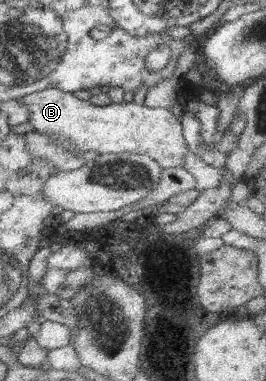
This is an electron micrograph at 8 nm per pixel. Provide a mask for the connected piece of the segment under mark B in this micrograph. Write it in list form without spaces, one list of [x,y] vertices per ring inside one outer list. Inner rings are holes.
[[[47,88],[30,93],[20,99],[29,110],[29,125],[35,132],[48,135],[54,133],[62,139],[66,150],[97,151],[97,153],[140,153],[159,163],[162,169],[181,167],[189,151],[183,136],[181,120],[170,109],[147,107],[123,101],[110,105],[94,105],[81,100],[72,93],[57,88]]]

